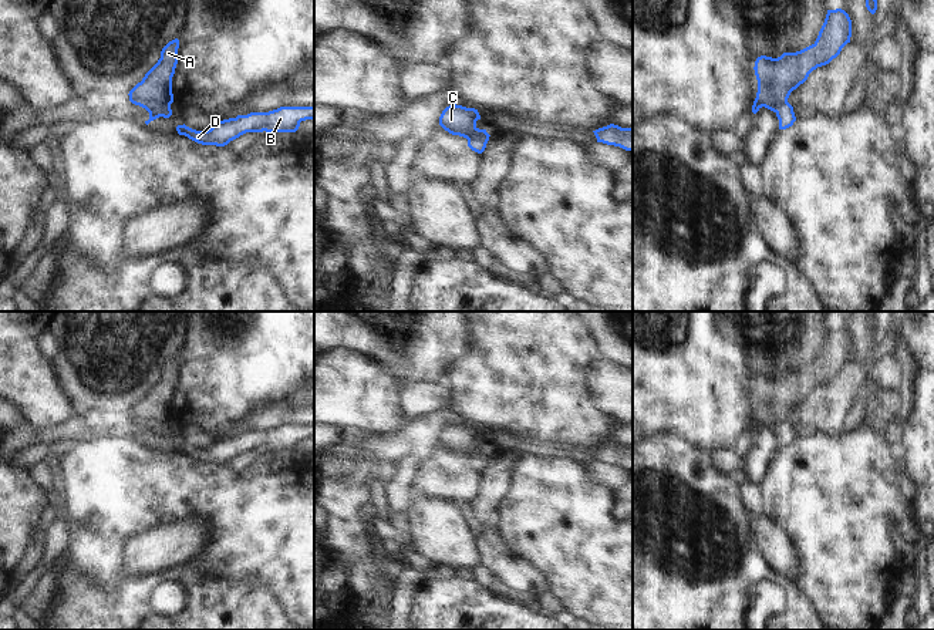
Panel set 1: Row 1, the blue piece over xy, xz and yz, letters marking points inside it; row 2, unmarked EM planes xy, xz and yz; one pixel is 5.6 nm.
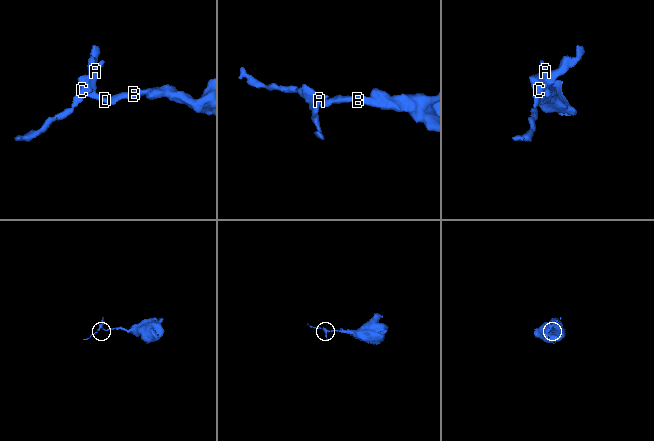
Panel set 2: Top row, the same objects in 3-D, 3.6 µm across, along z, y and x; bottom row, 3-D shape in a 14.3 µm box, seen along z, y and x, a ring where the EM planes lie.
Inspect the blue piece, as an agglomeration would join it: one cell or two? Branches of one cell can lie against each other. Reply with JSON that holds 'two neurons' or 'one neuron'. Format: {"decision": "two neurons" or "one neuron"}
{"decision": "two neurons"}

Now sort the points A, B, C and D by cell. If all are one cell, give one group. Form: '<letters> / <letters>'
A C / B D

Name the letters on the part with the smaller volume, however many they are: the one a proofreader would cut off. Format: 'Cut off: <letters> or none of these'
Cut off: A, C

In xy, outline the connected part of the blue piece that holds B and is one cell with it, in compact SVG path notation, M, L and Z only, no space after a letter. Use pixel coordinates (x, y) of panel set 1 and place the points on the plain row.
M280 425L269 431L250 431L218 439L208 449L178 444L179 454L202 464L225 465L246 451L296 451L301 439L314 438L313 425Z

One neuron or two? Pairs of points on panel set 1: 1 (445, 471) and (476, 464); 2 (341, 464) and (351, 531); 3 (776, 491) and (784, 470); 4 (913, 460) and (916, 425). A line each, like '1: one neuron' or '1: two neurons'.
1: one neuron
2: two neurons
3: one neuron
4: one neuron

